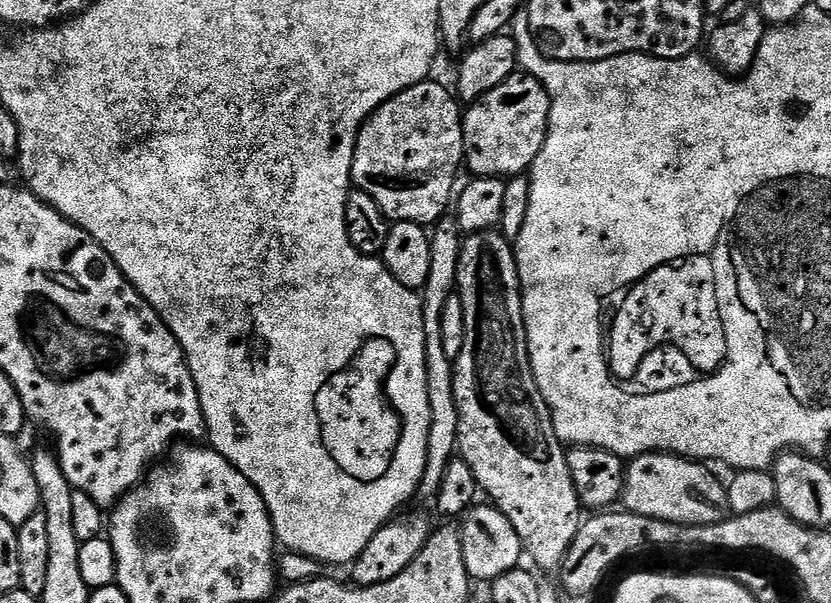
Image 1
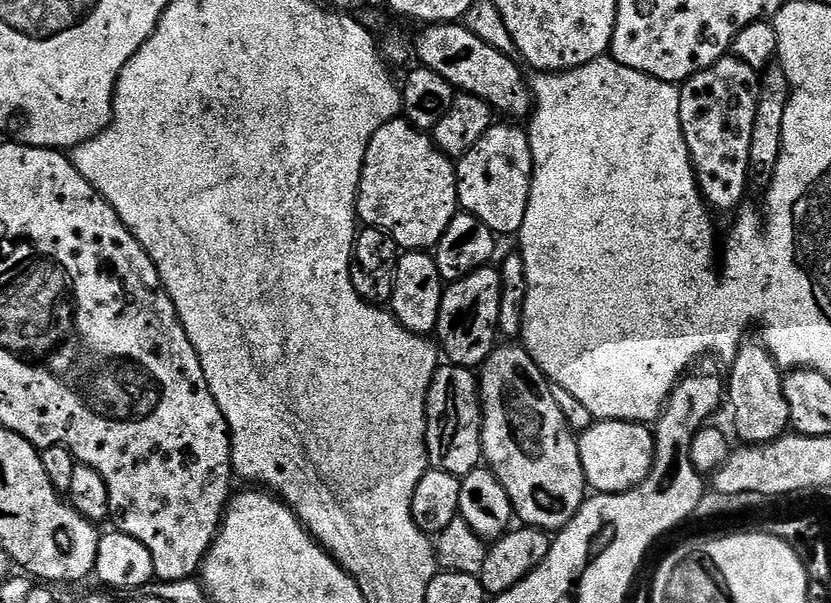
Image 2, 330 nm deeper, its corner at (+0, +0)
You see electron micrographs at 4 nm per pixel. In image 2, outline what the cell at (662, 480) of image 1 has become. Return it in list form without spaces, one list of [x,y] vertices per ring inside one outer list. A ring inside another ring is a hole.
[[[597,420],[590,426],[590,430],[579,433],[578,441],[582,470],[585,472],[587,487],[593,493],[629,492],[652,472],[652,463],[656,457],[656,437],[649,425],[636,424],[632,420]]]

